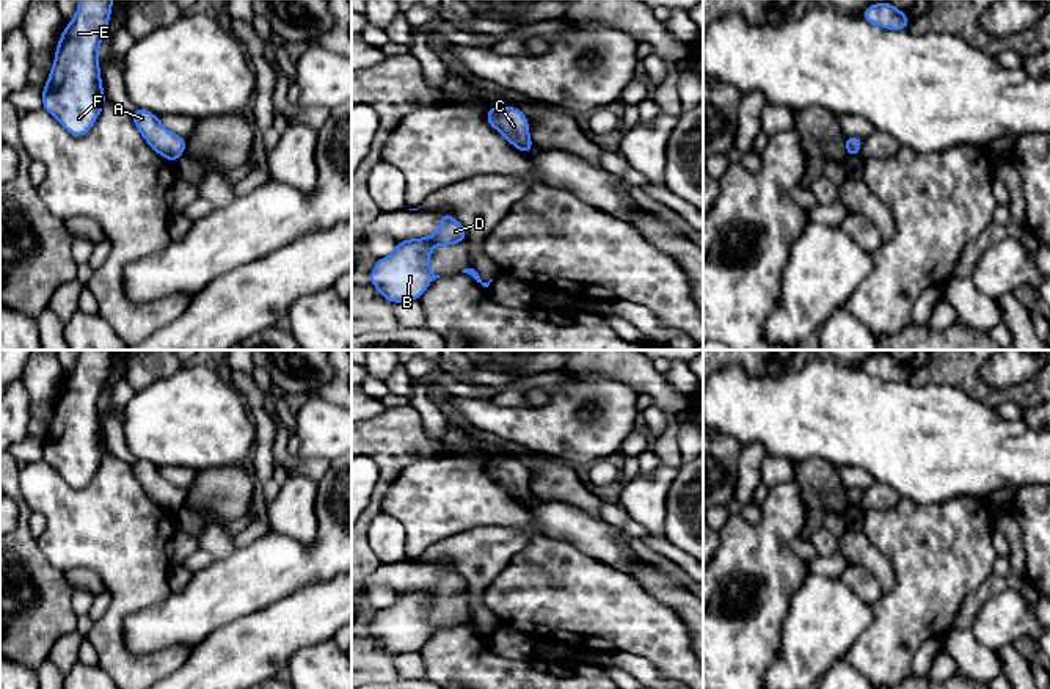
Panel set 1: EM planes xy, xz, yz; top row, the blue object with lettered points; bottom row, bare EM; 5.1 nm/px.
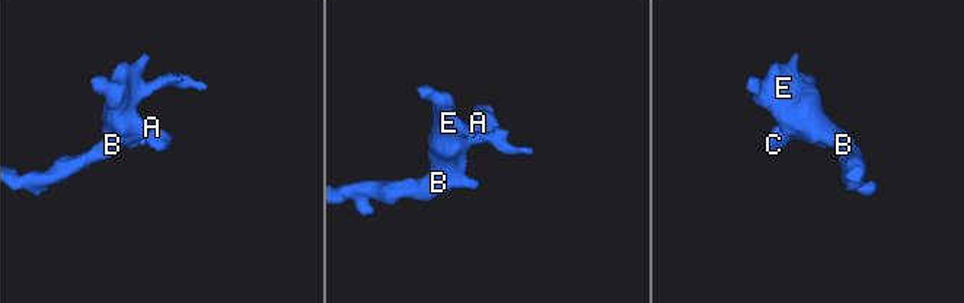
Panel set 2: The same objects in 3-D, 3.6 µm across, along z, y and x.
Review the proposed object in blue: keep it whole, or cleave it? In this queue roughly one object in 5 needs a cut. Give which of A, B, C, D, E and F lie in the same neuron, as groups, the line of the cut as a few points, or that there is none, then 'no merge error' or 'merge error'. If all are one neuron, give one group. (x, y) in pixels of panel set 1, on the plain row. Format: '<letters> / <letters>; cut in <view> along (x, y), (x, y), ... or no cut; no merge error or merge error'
A B C D E F; no cut; no merge error

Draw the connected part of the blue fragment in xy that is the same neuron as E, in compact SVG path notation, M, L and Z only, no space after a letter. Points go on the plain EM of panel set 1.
M80 350L74 370L64 378L55 411L42 439L42 460L72 487L86 487L107 454L102 443L99 399L107 383L115 350Z

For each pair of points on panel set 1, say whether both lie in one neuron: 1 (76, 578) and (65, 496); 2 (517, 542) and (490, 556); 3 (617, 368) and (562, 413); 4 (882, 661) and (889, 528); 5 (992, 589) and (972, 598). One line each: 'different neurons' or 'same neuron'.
1: different neurons
2: same neuron
3: different neurons
4: same neuron
5: same neuron

